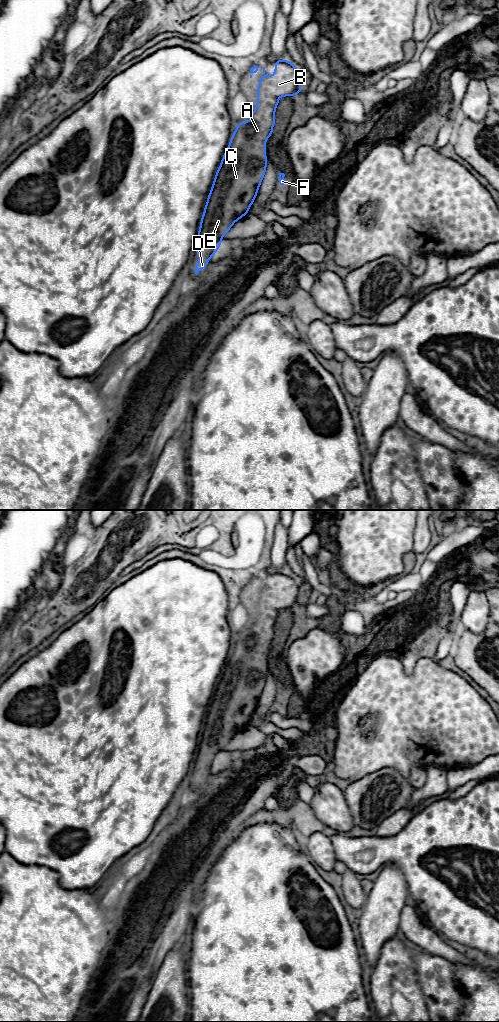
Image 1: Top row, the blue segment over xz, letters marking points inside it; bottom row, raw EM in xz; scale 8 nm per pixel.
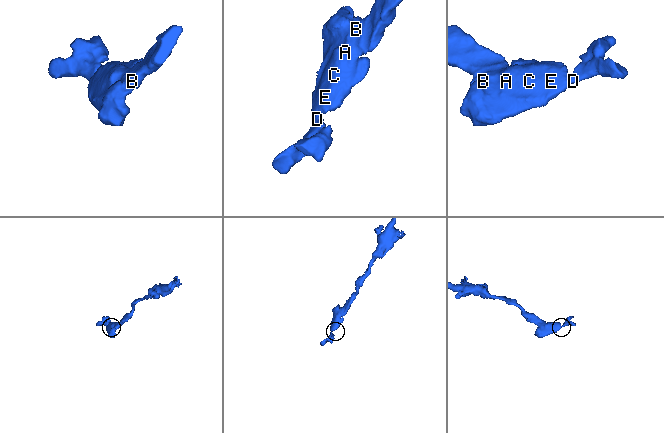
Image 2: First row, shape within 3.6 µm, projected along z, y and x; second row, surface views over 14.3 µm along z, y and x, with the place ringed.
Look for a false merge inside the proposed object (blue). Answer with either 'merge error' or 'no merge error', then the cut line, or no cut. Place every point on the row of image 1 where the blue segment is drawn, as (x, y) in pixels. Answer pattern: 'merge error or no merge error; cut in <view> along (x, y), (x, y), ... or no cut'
no merge error; no cut

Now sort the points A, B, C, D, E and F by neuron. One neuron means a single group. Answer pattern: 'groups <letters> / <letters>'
groups A B C D E F

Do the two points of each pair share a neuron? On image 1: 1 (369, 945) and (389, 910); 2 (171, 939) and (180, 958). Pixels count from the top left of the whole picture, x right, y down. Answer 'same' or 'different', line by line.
1: same
2: different

